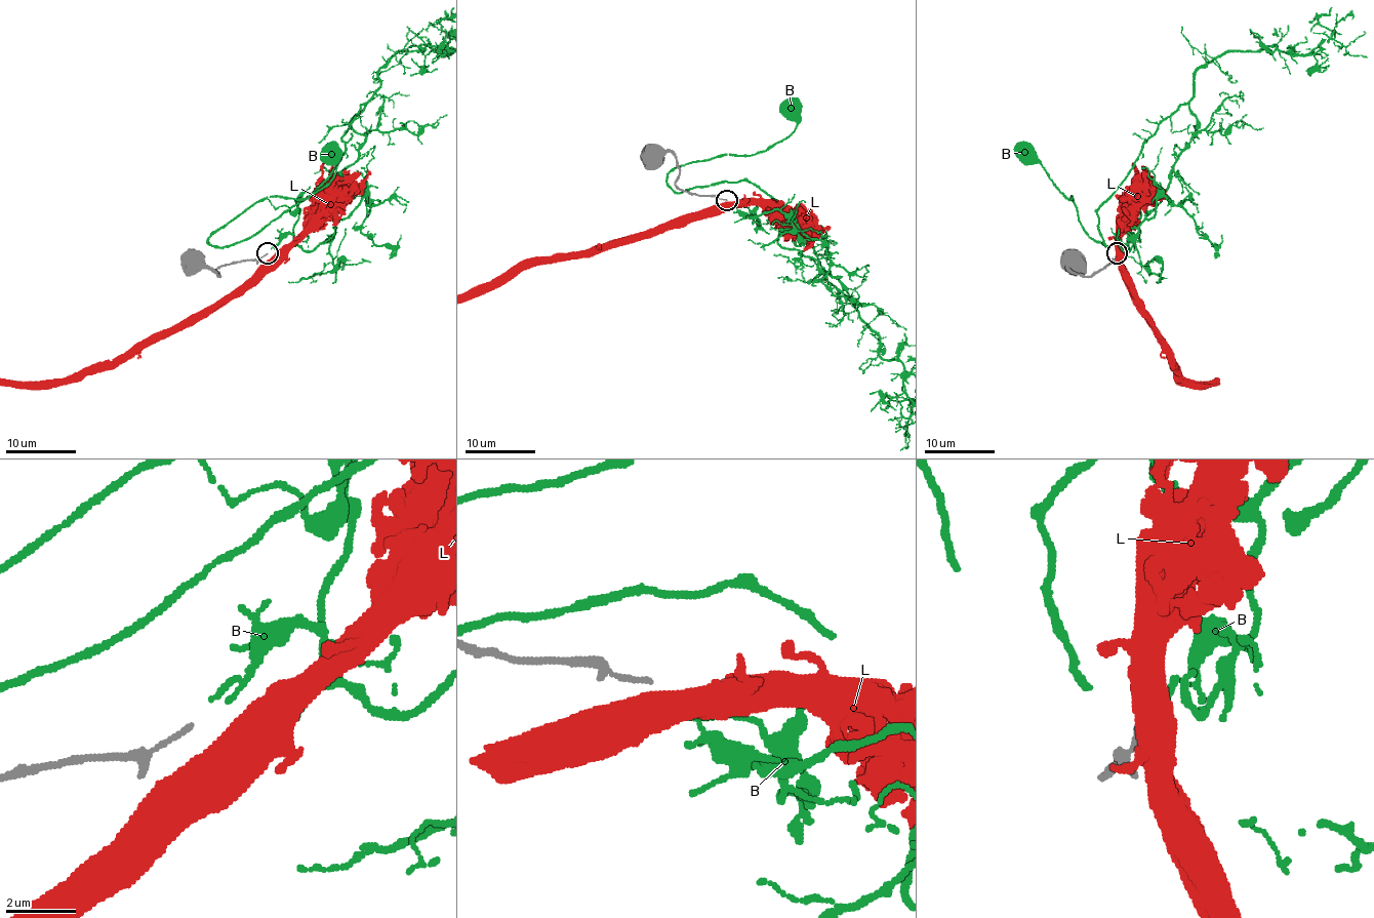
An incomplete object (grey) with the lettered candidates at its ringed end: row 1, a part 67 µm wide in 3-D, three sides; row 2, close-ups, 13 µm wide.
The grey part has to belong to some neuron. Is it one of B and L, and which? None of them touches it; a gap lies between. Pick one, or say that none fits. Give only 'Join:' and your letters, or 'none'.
Join: none

